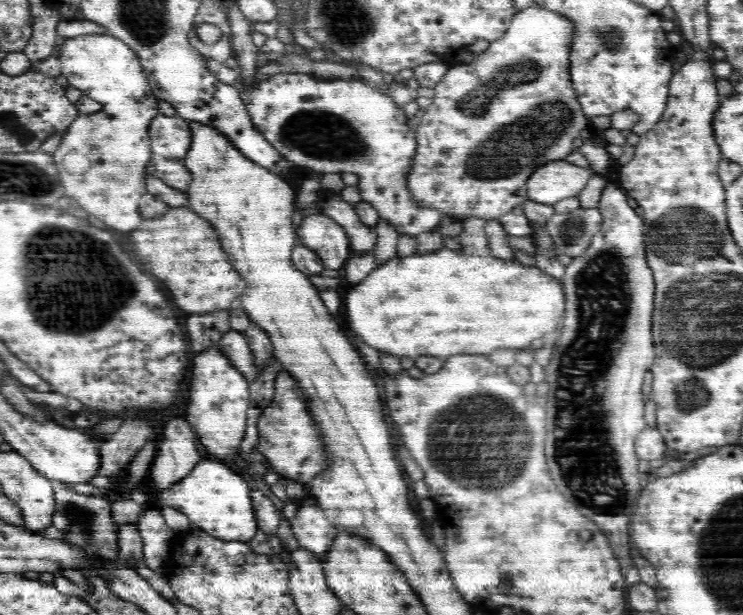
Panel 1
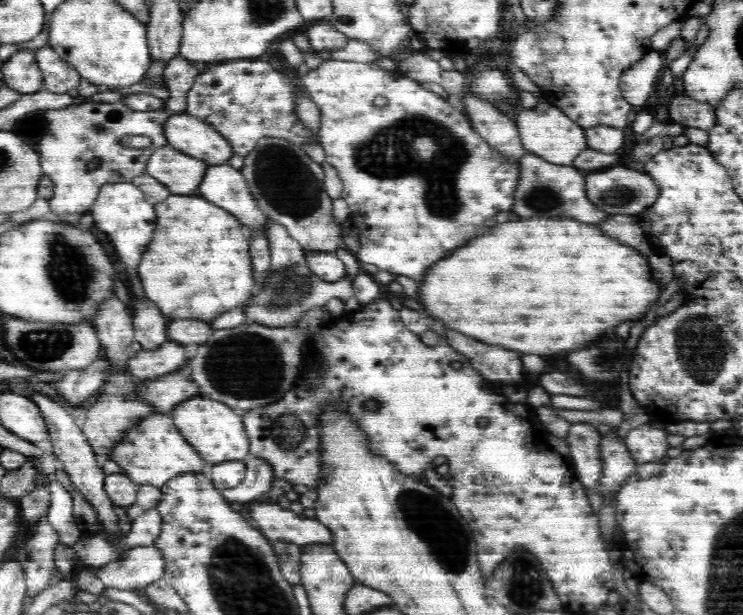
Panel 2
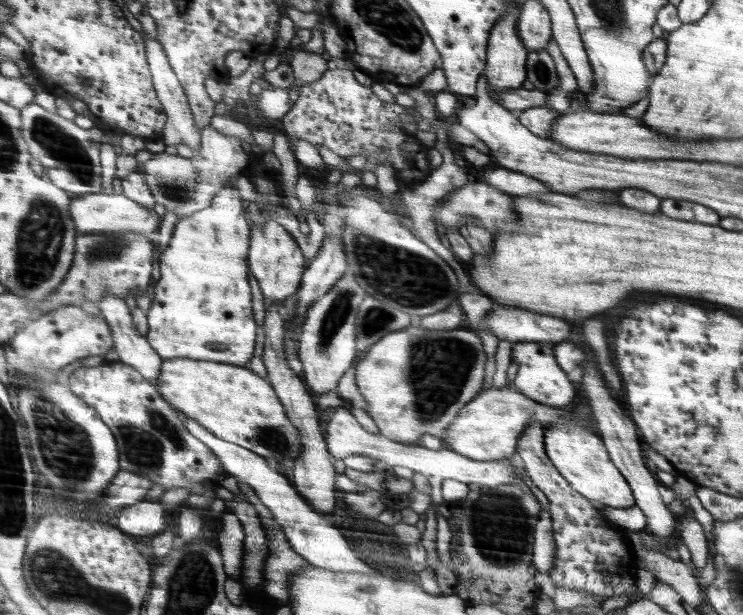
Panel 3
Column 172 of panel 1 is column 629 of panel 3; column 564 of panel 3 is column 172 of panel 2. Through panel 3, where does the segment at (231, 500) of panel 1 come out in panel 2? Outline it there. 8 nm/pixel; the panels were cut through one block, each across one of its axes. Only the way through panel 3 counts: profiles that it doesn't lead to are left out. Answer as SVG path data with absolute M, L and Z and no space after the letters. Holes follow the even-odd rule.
M160 412L146 416L134 428L126 430L120 442L116 442L110 448L110 460L114 460L120 468L124 468L126 476L138 486L150 484L160 490L166 484L166 480L172 480L174 476L206 470L206 462L198 456L192 444L188 444L186 438L180 434L180 430L174 424L174 418L170 414Z

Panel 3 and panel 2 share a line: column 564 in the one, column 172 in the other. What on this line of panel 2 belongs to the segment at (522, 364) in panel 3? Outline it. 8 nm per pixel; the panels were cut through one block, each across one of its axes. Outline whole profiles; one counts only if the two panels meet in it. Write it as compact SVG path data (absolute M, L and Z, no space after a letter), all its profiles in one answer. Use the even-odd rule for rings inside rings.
M174 370L166 376L146 378L132 386L132 398L150 404L150 408L160 414L170 414L178 404L196 396L202 396L202 388L198 388L188 370Z

